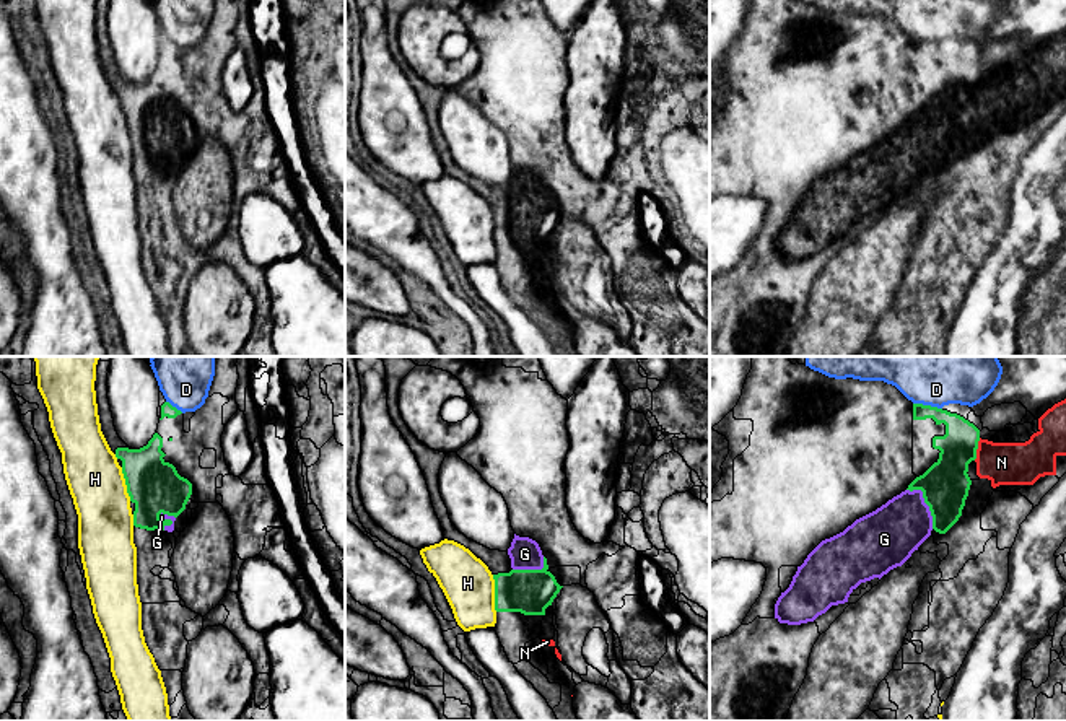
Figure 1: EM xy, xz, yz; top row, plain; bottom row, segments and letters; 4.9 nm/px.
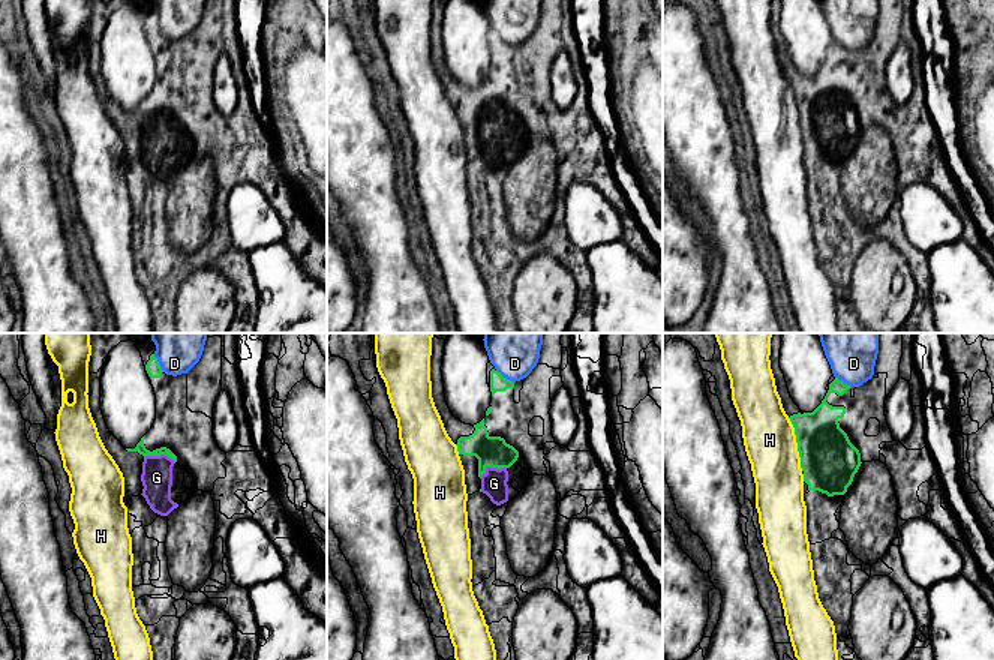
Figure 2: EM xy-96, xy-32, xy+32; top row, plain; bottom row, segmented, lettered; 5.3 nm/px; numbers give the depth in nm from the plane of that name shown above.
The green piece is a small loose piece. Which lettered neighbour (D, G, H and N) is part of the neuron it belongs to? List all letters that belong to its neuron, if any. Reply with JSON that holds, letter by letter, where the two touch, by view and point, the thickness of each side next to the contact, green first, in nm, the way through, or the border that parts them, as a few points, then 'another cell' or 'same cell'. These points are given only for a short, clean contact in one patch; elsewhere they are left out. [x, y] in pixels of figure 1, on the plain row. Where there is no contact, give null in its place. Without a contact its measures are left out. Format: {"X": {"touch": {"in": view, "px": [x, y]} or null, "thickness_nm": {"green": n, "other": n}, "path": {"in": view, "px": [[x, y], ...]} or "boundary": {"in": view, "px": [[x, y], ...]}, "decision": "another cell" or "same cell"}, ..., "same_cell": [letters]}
{"D": {"touch": {"in": "yz", "px": [928, 41]}, "thickness_nm": {"green": 180, "other": 200}, "boundary": {"in": "yz", "px": [[913, 38], [941, 44]]}, "decision": "another cell"}, "G": {"touch": {"in": "yz", "px": [925, 137]}, "thickness_nm": {"green": 240, "other": 280}, "path": {"in": "yz", "px": [[946, 119], [925, 137], [887, 171]]}, "decision": "same cell"}, "H": {"touch": {"in": "xz", "px": [495, 228]}, "thickness_nm": {"green": 220, "other": 260}, "boundary": {"in": "xz", "px": [[492, 210], [493, 243], [497, 246]]}, "decision": "another cell"}, "N": {"touch": {"in": "yz", "px": [977, 83]}, "thickness_nm": {"green": 240, "other": 200}, "path": {"in": "yz", "px": [[946, 119], [949, 108], [977, 83], [1001, 98]]}, "decision": "same cell"}, "same_cell": ["G", "N"]}

